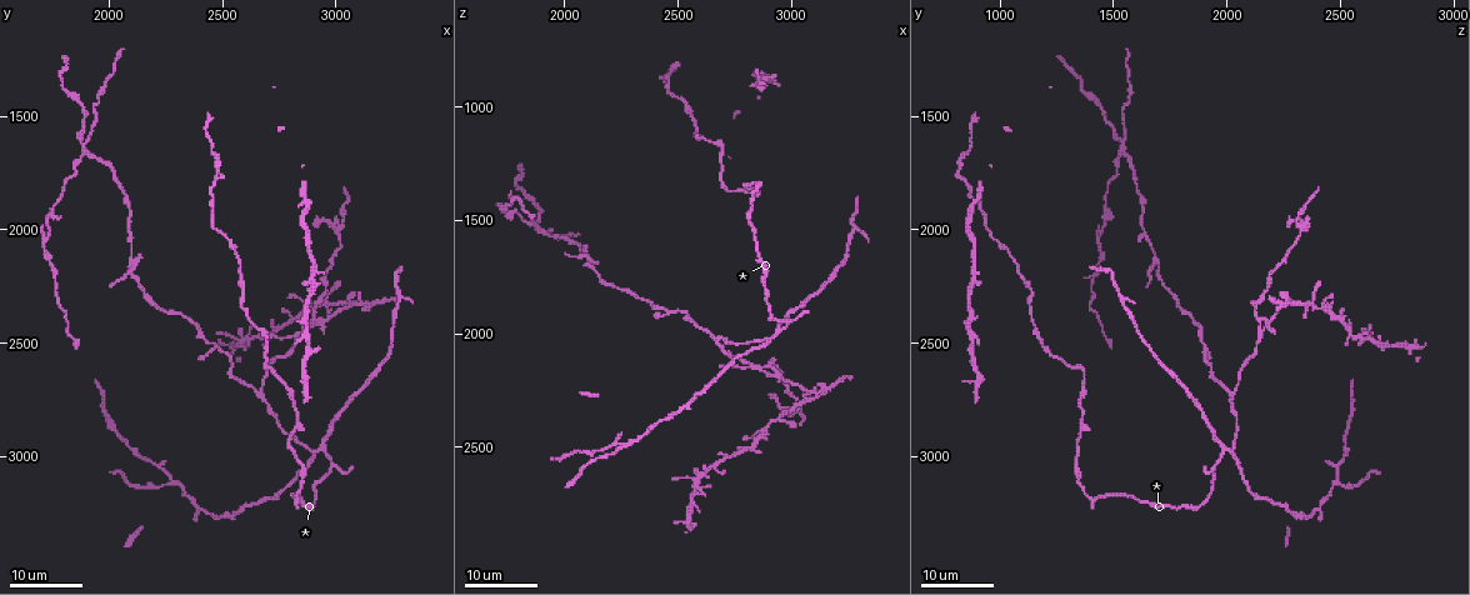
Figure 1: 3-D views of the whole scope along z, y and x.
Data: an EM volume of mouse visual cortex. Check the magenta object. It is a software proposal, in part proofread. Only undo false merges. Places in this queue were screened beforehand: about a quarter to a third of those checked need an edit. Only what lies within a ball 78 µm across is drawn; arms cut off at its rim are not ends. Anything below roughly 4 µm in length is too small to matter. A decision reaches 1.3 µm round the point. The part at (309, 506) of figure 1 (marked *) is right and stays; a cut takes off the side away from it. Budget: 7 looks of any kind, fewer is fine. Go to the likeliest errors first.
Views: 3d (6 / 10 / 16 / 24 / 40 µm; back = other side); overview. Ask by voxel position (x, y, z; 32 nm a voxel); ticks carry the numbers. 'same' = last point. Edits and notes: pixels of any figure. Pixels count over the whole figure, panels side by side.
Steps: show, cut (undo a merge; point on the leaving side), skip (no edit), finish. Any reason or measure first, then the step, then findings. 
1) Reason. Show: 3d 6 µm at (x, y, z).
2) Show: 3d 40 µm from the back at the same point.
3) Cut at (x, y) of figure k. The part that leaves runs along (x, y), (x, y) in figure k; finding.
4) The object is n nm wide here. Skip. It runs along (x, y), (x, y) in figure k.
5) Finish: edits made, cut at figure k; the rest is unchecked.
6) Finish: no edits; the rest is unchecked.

Four or more arms meet. Show: 3d 16 µm at (2110, 2130, 1680).

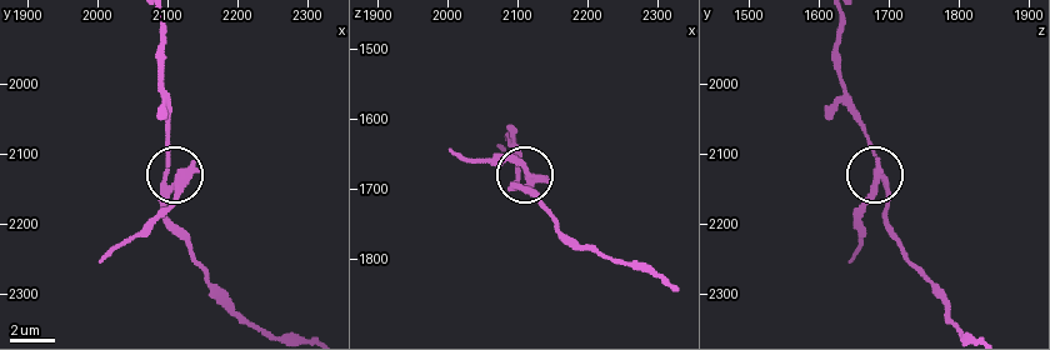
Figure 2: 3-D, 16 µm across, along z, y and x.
Closer look. Show: 3d 10 µm at (2110, 2135, 1685).

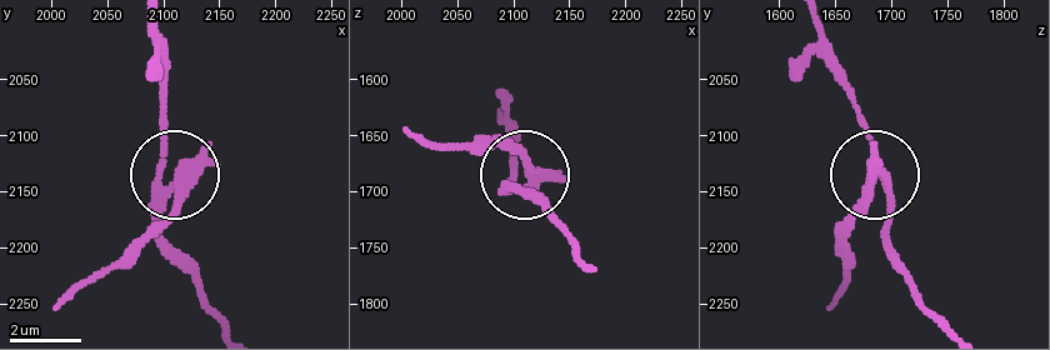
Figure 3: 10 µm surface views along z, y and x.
The side arm is 5 µm long. Cut at (210, 164) of figure 3. The part that leaves runs along (166, 186), (173, 198), (164, 216), (59, 303) in figure 3; a second cell is stuck on.

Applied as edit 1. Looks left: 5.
Redraw. Show: overview.

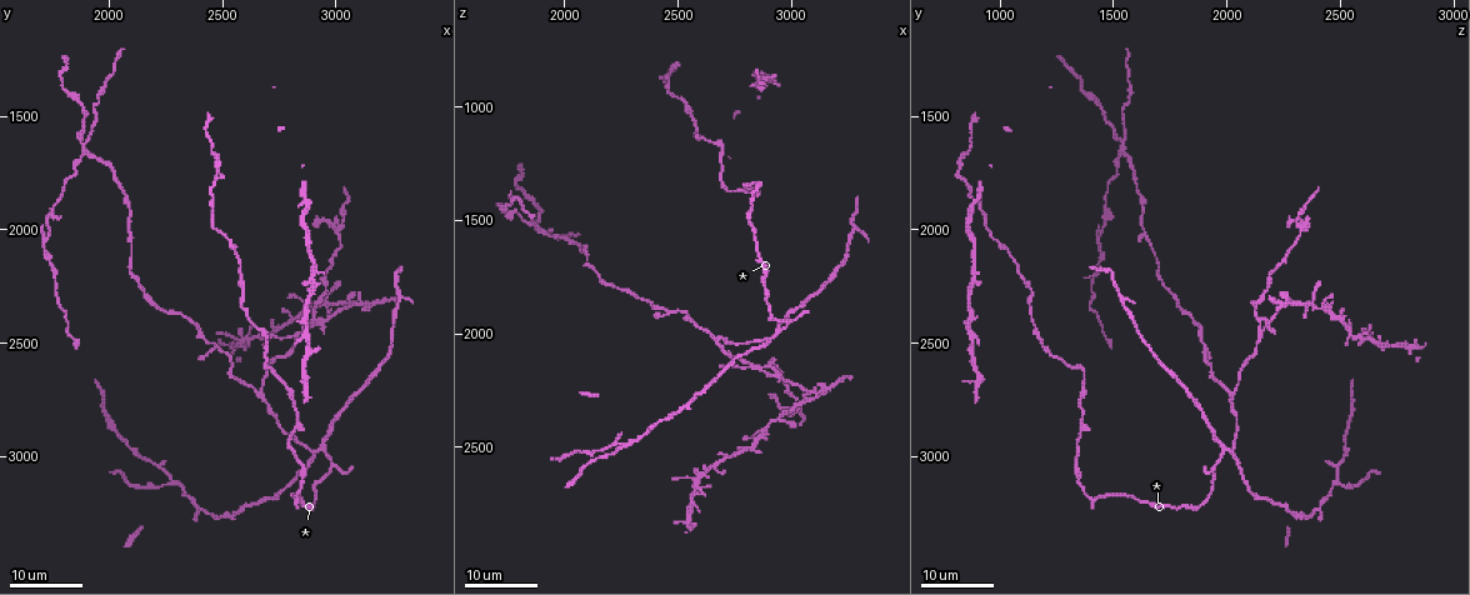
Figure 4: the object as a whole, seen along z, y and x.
Four-way junction. Show: 3d 16 µm at (1890, 1640, 1550).

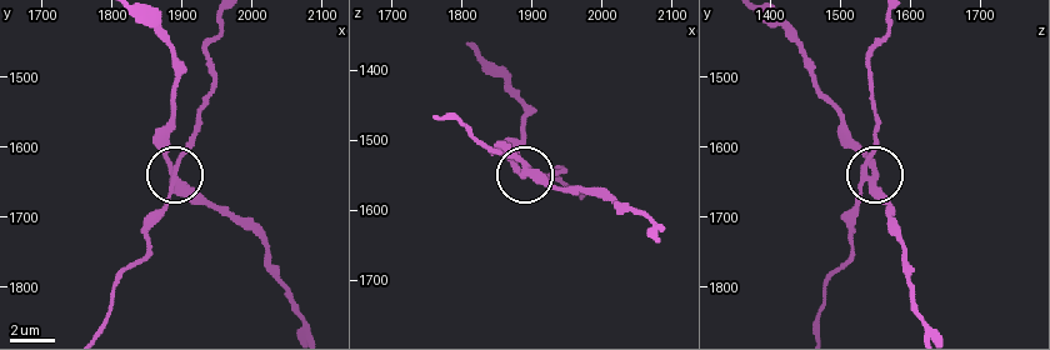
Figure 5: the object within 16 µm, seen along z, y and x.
Show: 3d 6 µm at (1890, 1645, 1540).

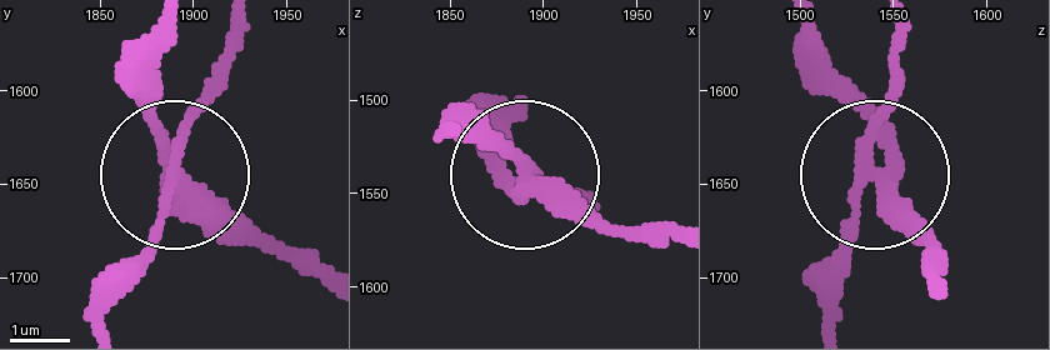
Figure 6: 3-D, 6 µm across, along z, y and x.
The object is 270 nm wide here. Cut at (145, 251) of figure 6. The part that leaves runs along (870, 178), (830, 321) in figure 6; a second cell is stuck on.

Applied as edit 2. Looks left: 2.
Finish: edits made, cut at figure 3, cut at figure 6; the rest is unchecked.

